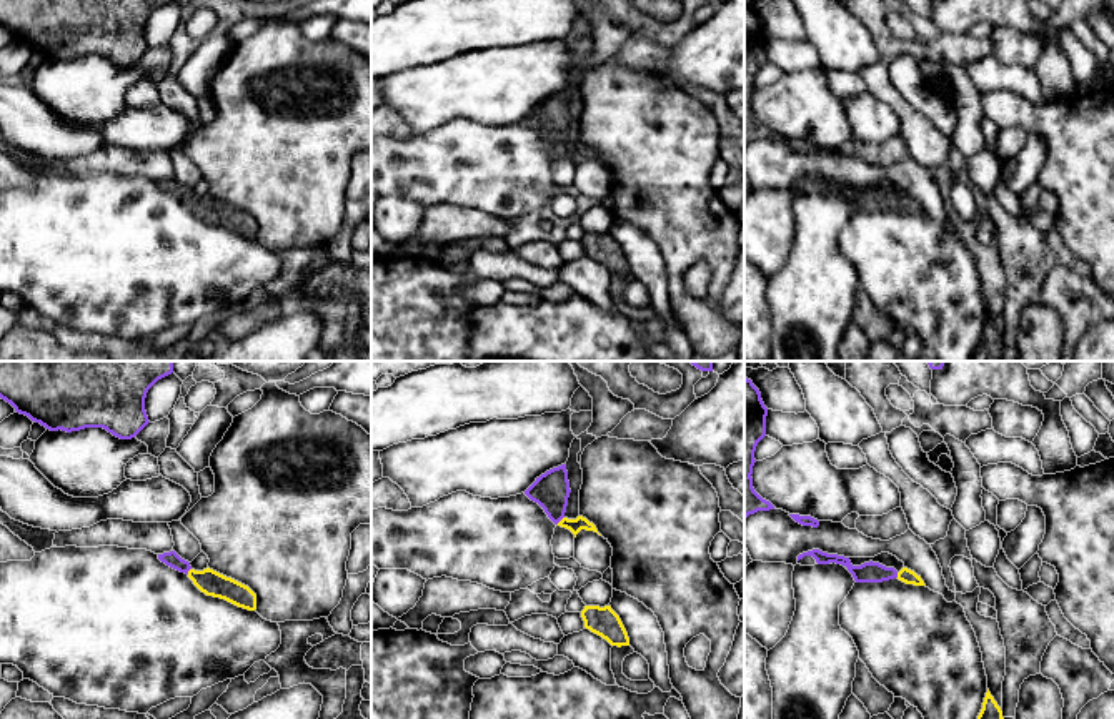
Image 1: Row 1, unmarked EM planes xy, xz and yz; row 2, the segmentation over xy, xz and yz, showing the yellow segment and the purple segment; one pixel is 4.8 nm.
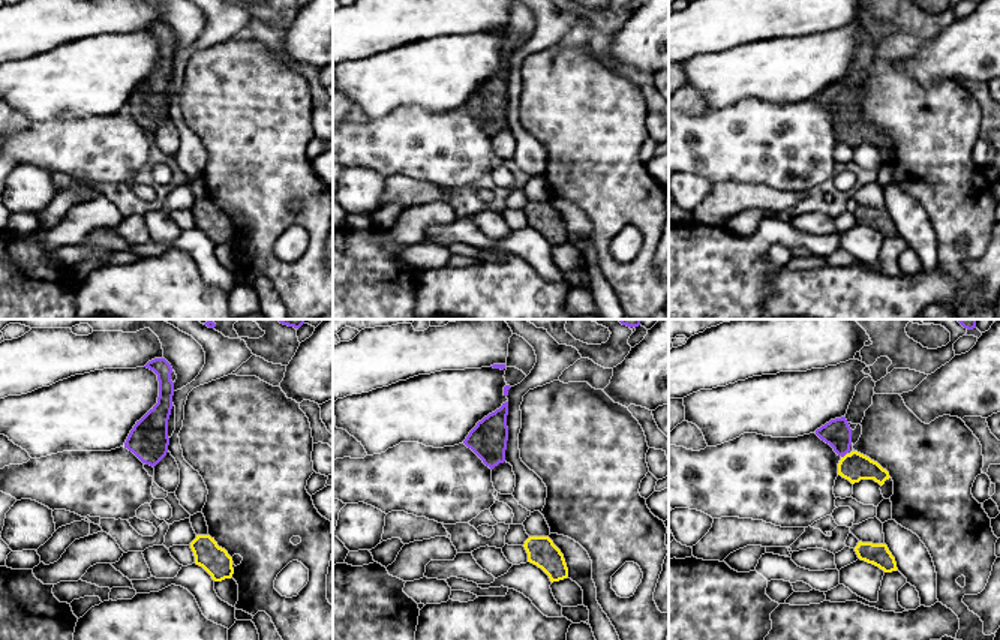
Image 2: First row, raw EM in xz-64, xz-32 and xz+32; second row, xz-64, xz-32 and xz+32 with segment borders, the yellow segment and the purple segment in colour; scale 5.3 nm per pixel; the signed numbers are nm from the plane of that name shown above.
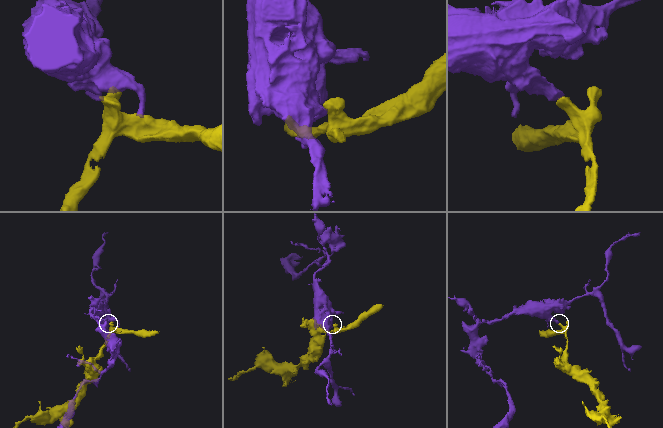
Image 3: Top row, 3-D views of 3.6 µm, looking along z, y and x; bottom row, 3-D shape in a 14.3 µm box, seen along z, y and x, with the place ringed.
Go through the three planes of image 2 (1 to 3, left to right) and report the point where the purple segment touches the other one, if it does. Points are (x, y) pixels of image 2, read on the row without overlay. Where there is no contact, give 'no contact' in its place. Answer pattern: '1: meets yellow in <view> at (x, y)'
1: no contact
2: no contact
3: meets yellow in xz+32 at (844, 120)

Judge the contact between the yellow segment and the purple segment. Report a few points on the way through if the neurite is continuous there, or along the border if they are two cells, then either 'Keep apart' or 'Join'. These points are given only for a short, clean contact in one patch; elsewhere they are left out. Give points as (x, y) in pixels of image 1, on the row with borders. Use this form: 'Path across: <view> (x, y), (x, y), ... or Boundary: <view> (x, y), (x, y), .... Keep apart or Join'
Path across: xz (575, 526), (561, 520), (555, 511), (552, 490). Join

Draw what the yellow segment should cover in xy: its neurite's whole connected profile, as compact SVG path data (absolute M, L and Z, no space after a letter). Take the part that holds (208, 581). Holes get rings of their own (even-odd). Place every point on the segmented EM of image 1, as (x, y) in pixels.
M175 551L158 554L158 559L180 573L185 573L206 596L225 599L248 611L256 609L256 594L248 586L210 568L195 571L190 563L182 559Z

